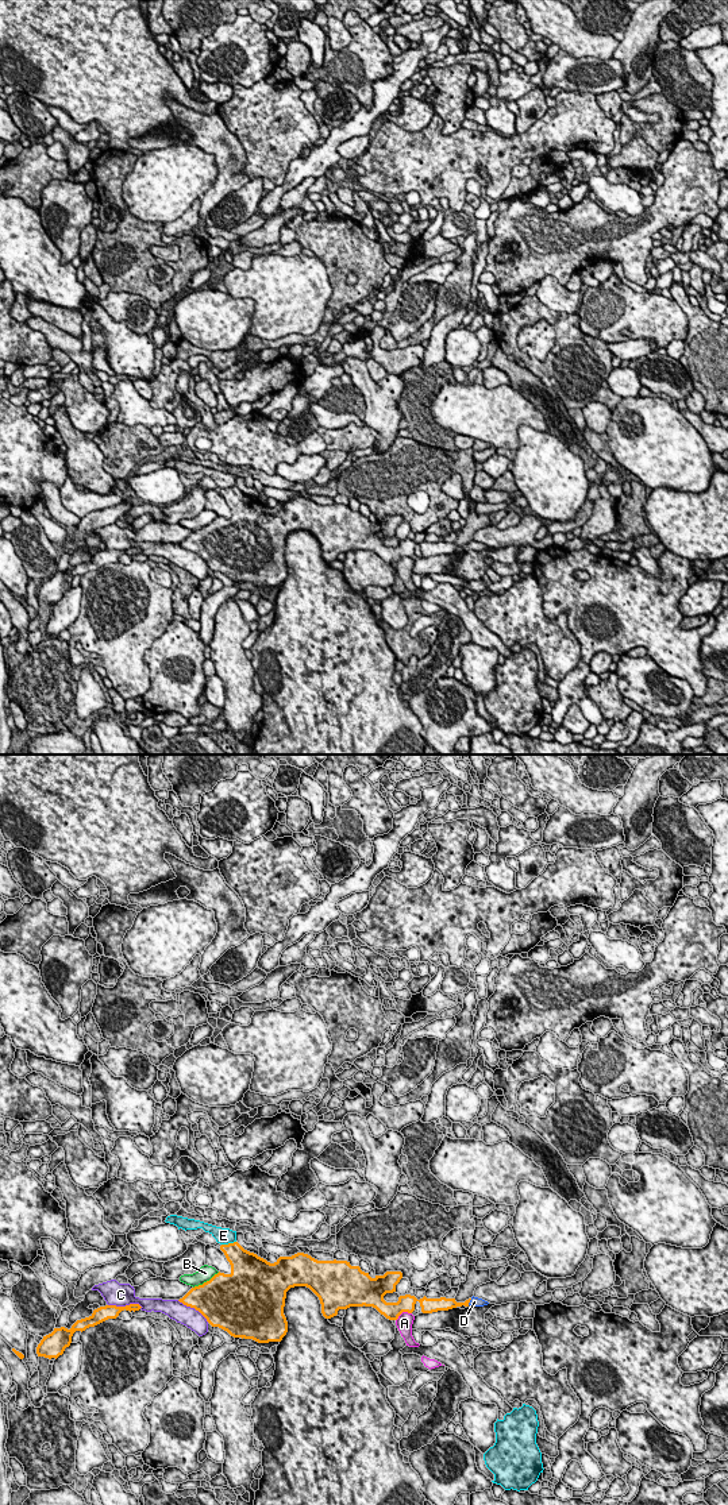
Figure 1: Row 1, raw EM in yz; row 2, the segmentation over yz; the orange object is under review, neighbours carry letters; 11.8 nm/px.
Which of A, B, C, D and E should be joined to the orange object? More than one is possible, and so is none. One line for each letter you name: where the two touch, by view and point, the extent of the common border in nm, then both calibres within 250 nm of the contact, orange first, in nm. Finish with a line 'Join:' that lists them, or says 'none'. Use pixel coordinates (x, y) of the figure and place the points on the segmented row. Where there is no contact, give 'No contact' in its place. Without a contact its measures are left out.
D: Touches orange at yz (469, 1301). Shared border 100 nm. Thickness 130 nm (orange) against 120 nm
Join: D

